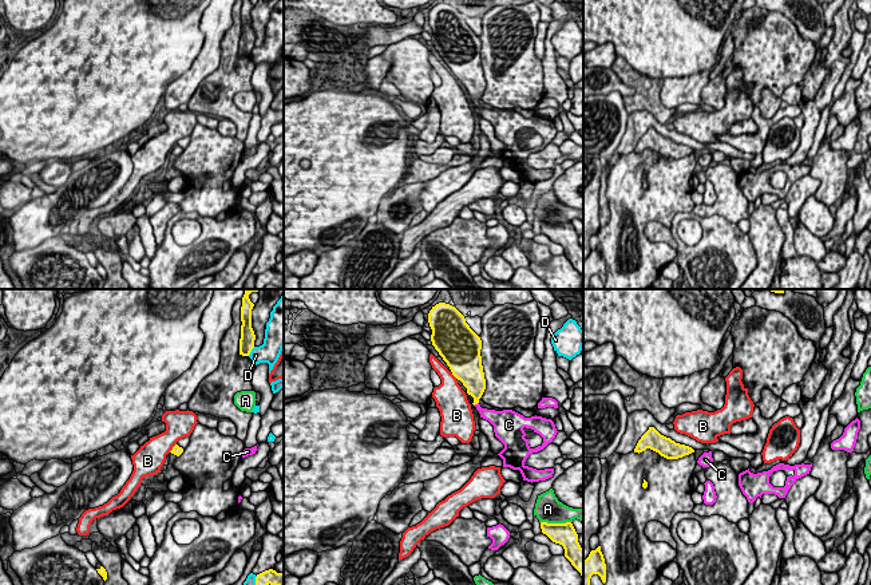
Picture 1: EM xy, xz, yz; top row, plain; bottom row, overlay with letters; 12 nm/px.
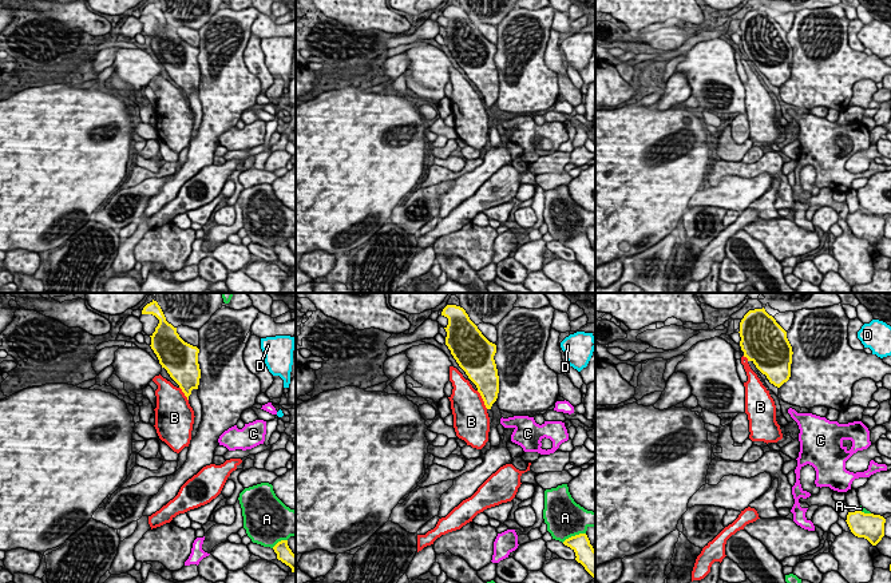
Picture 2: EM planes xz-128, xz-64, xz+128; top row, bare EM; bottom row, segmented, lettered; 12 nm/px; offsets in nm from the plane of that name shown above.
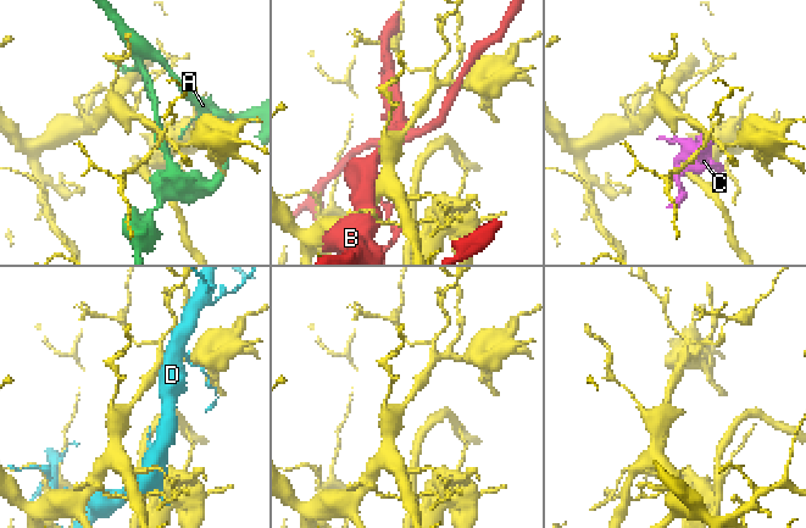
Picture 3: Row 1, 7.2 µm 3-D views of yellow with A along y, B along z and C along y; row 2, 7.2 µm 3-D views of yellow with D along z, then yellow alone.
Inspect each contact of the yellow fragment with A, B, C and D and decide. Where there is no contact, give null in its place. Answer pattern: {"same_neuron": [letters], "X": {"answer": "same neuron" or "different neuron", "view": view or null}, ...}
{"same_neuron": ["C"], "A": {"answer": "different neuron", "view": "xz"}, "B": {"answer": "different neuron", "view": "xz"}, "C": {"answer": "same neuron", "view": "xz"}, "D": {"answer": "different neuron", "view": "xy"}}

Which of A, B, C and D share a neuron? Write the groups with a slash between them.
A / B / C / D

